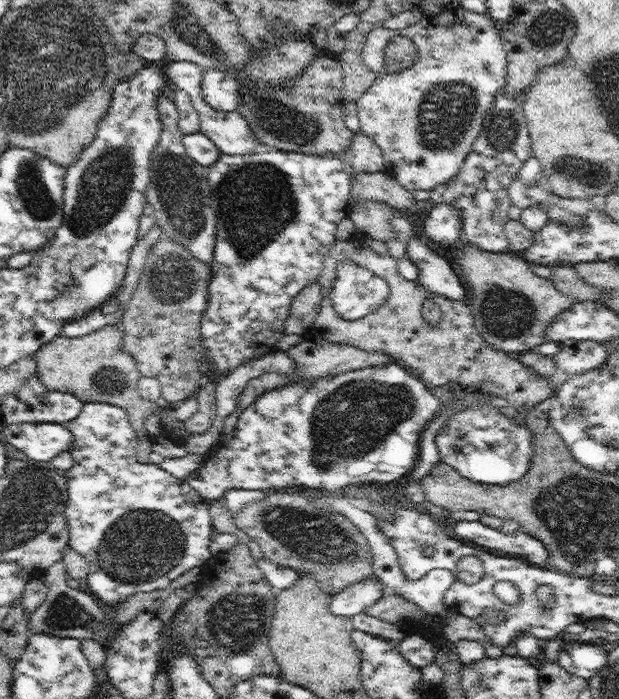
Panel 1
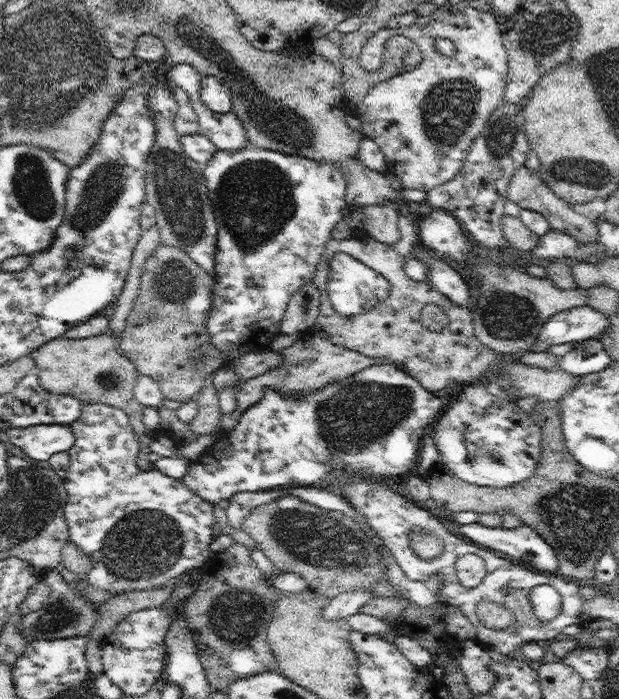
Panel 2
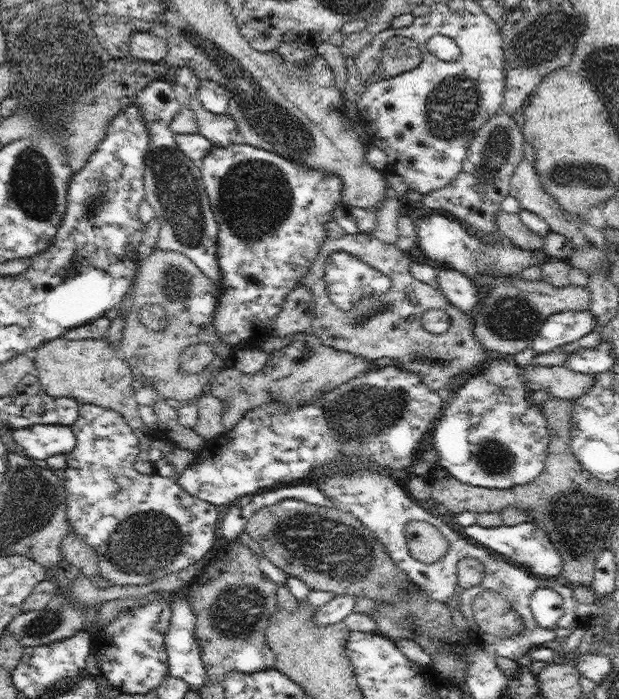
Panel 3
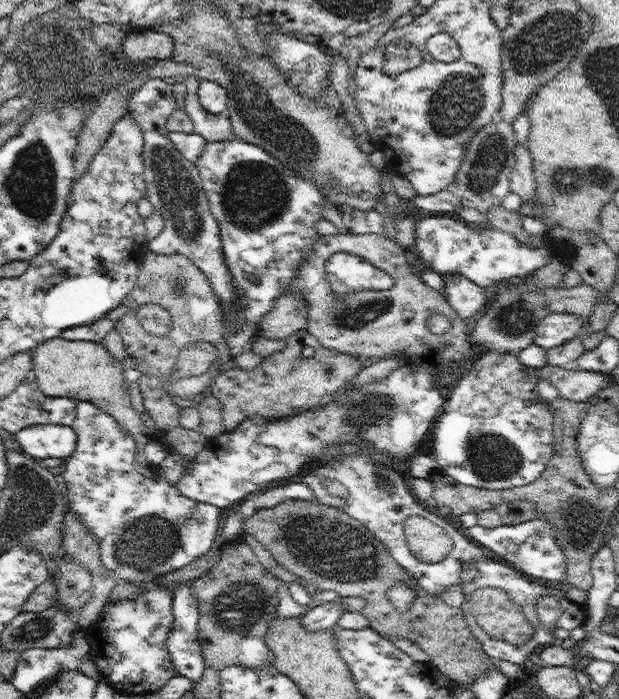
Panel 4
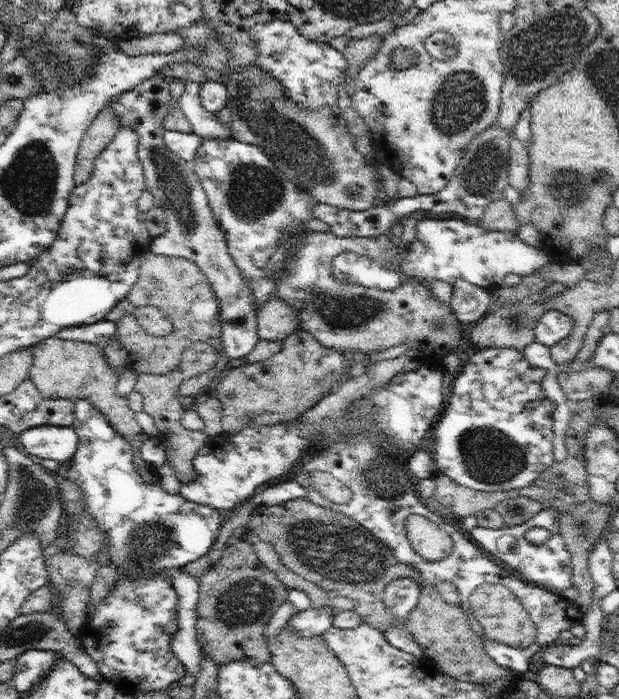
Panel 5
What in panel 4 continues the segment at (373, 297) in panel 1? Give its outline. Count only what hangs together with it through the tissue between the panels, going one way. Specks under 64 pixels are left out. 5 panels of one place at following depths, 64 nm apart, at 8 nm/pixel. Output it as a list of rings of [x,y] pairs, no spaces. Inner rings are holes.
[[[344,251],[328,257],[326,280],[338,300],[360,290],[385,291],[394,285],[393,275],[355,254]]]

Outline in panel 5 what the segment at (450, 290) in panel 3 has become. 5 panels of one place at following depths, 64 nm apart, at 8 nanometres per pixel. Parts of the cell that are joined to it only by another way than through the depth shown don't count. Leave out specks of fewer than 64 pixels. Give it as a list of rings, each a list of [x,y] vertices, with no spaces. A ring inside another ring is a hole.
[[[463,278],[454,279],[450,308],[462,323],[476,322],[484,317],[495,305],[488,289],[472,284]]]

